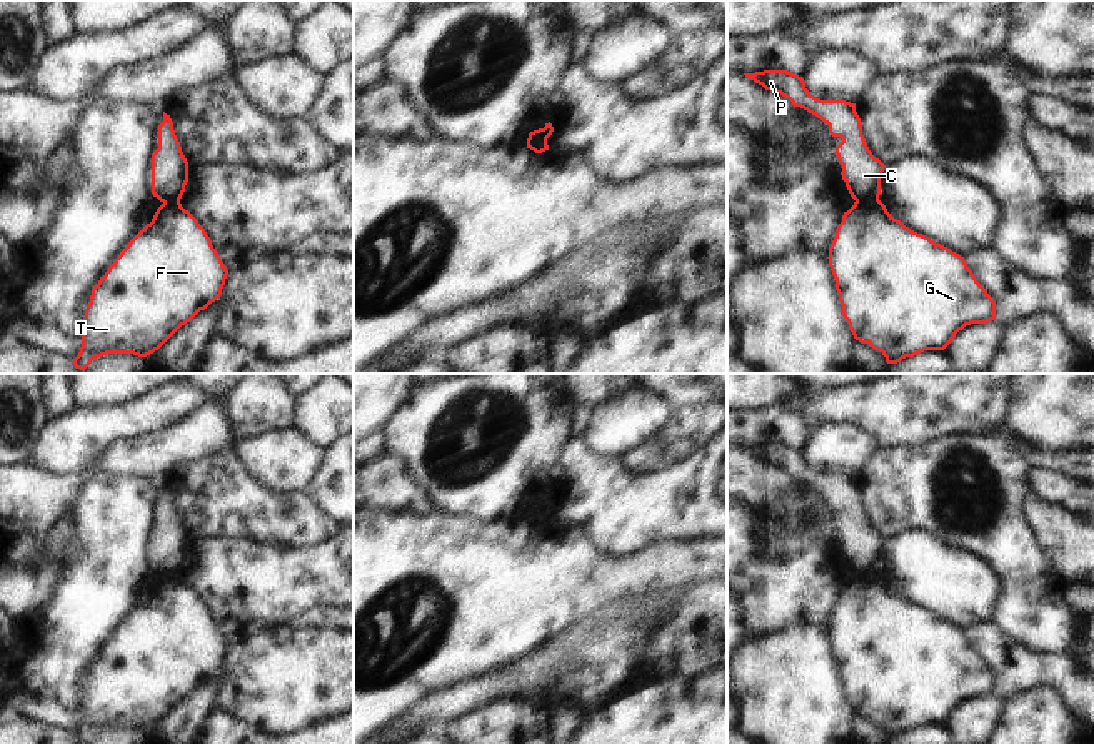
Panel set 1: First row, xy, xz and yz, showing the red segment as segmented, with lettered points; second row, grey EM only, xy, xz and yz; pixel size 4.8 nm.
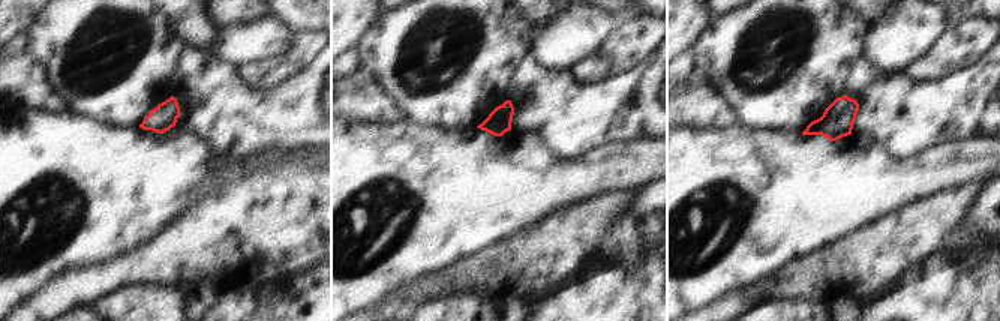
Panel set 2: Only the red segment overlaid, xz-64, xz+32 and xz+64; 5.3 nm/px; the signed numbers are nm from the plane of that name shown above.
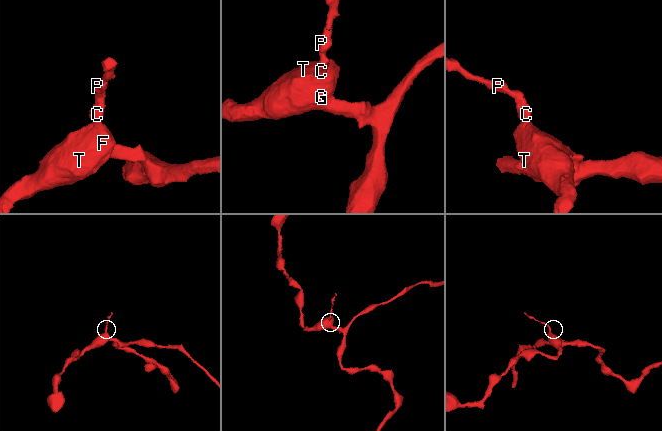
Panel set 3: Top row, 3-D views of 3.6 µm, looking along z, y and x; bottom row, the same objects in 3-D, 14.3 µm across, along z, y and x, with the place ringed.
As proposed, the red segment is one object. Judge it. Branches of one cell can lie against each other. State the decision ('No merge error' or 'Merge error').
Merge error.

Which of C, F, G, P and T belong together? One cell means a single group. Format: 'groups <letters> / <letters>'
groups C P / F G T

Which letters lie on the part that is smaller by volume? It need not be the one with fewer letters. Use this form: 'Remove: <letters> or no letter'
Remove: C, P

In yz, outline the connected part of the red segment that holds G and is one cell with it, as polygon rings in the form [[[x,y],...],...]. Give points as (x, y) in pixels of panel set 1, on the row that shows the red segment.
[[[879,199],[864,204],[854,202],[844,212],[827,259],[842,315],[854,339],[879,350],[887,364],[897,364],[924,350],[944,350],[966,325],[996,320],[996,302],[977,282],[964,257],[906,227],[887,212]]]

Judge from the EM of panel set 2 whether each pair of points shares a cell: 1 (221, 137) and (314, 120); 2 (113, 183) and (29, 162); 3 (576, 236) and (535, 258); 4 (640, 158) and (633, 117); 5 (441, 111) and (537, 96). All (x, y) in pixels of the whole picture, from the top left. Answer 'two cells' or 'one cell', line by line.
1: one cell
2: one cell
3: one cell
4: two cells
5: two cells

